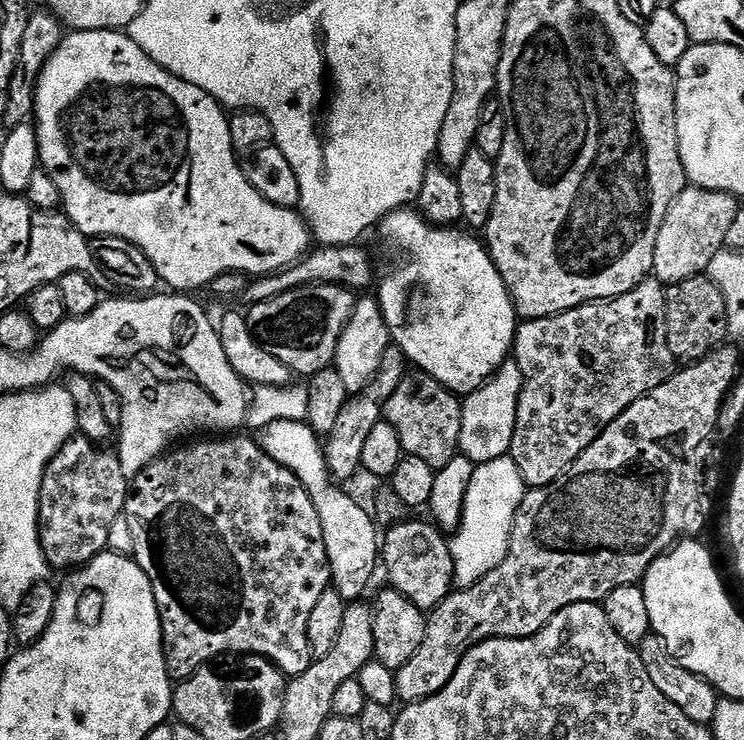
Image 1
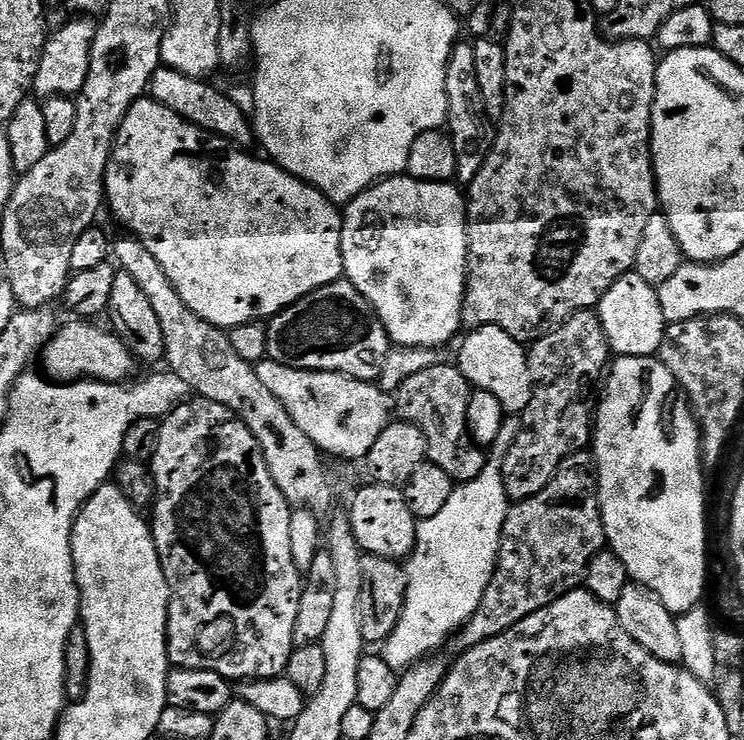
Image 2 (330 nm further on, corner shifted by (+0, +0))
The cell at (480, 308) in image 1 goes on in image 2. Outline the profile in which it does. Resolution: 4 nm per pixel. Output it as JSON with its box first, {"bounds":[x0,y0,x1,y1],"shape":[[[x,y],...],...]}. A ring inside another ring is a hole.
{"bounds":[342,174,468,349],"shape":[[[401,174],[379,181],[362,194],[355,196],[343,209],[342,215],[344,217],[344,225],[342,226],[344,276],[372,303],[372,308],[376,311],[376,317],[380,319],[382,326],[388,331],[389,341],[401,348],[443,349],[444,344],[450,343],[455,338],[456,331],[461,331],[464,290],[468,286],[468,205],[465,193],[452,182],[418,181],[407,174]]]}

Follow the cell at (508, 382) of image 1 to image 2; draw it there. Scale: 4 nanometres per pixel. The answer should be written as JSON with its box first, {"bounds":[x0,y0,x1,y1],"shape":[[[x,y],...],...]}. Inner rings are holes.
{"bounds":[458,326,532,414],"shape":[[[498,326],[473,328],[467,335],[468,337],[465,338],[464,345],[460,348],[458,367],[462,375],[468,380],[469,385],[473,389],[486,394],[494,394],[494,398],[498,398],[498,402],[504,408],[505,413],[523,414],[528,408],[528,403],[532,397],[532,383],[528,373],[528,354],[525,345],[519,340],[510,338],[510,334],[506,334],[506,330],[498,330]]]}

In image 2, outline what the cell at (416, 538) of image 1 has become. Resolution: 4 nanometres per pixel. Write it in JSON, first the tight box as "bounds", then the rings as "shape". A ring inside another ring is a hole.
{"bounds":[352,482,416,561],"shape":[[[375,482],[365,483],[363,488],[355,489],[352,500],[352,533],[358,542],[361,553],[381,556],[387,560],[403,561],[412,555],[416,545],[416,515],[410,510],[403,491],[394,486]]]}

